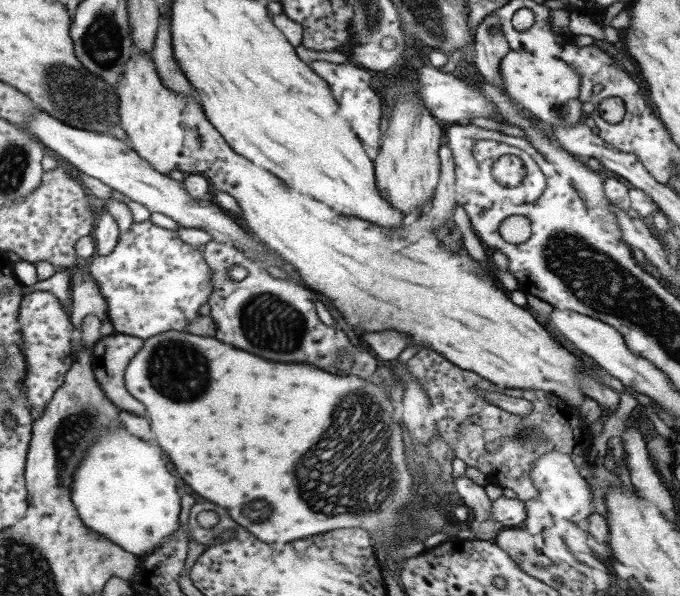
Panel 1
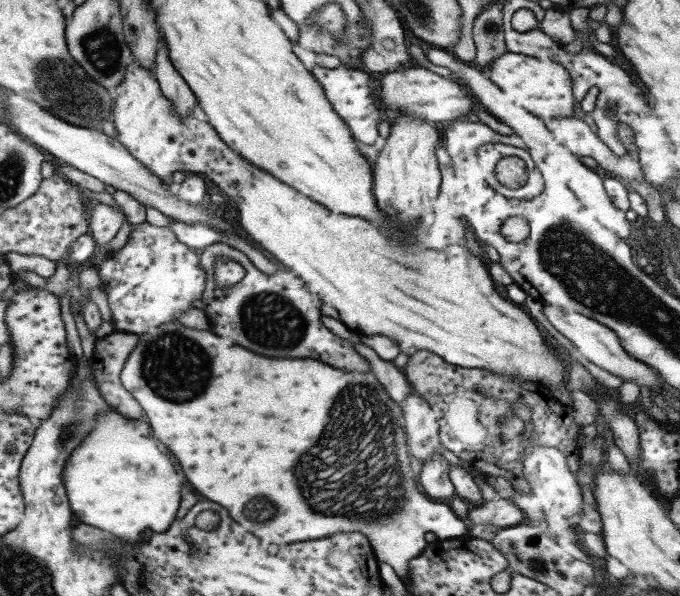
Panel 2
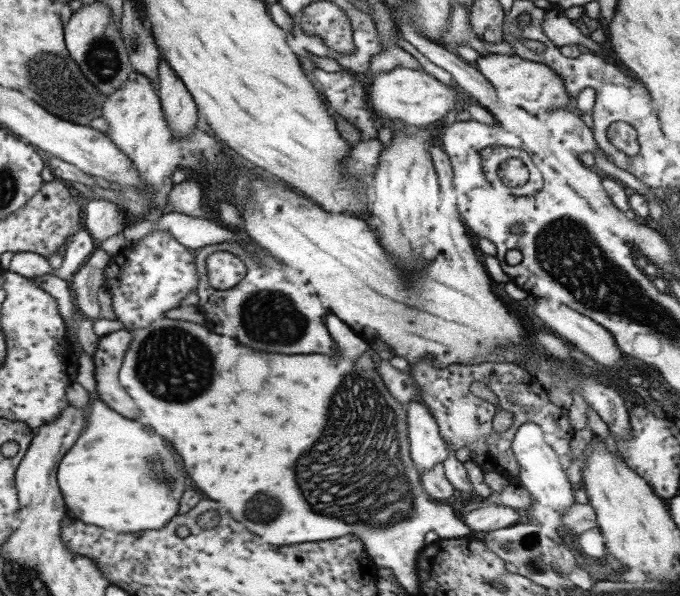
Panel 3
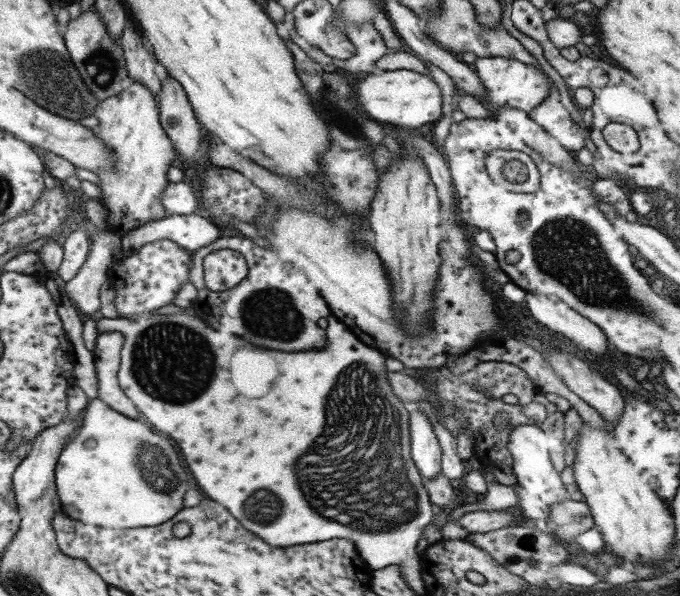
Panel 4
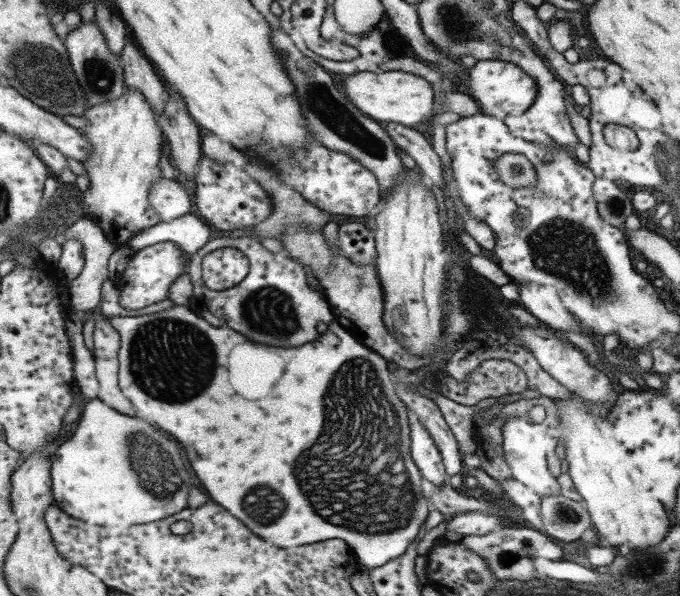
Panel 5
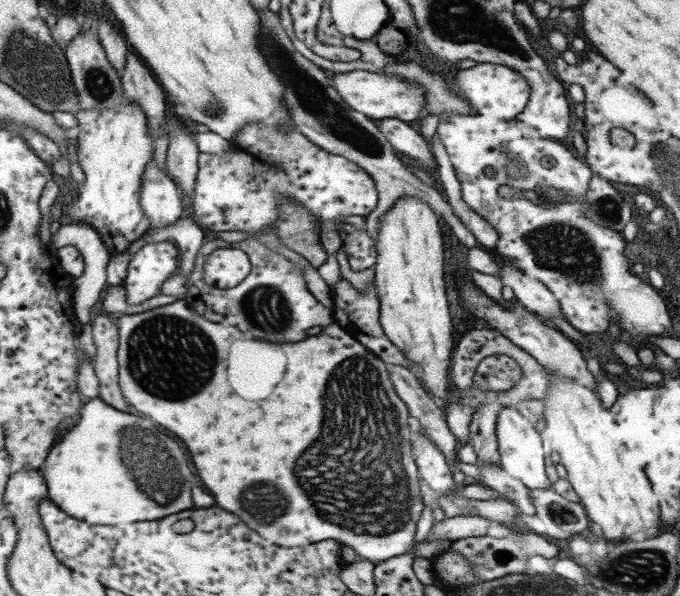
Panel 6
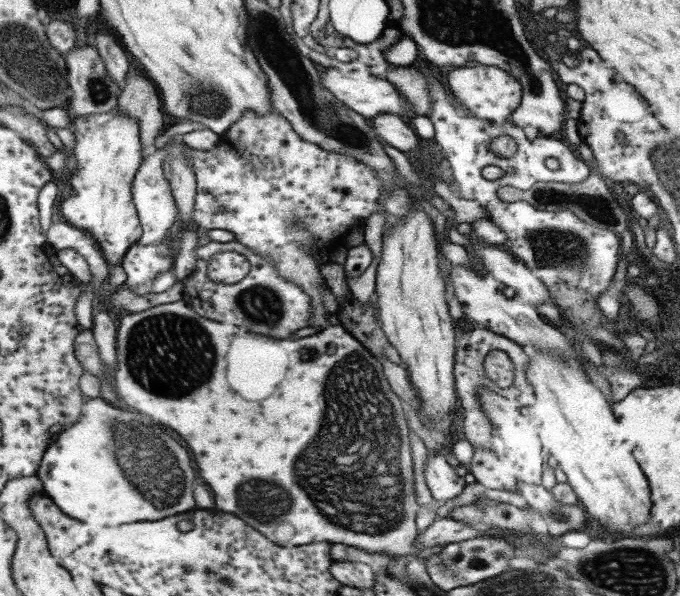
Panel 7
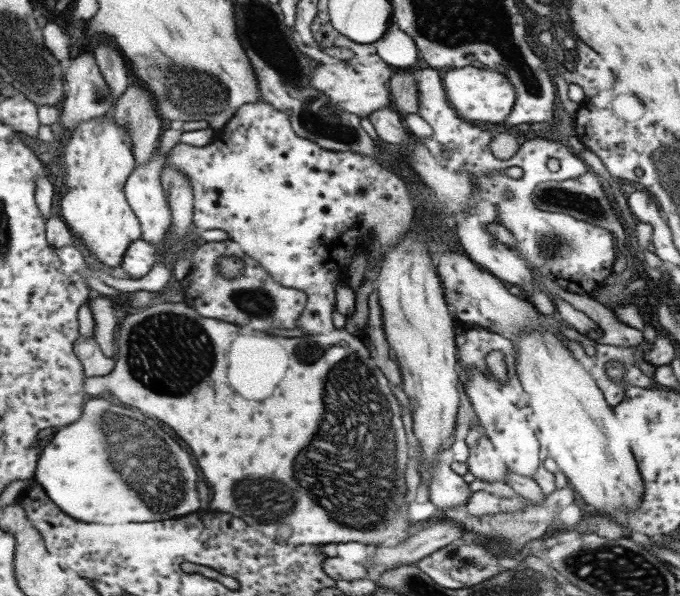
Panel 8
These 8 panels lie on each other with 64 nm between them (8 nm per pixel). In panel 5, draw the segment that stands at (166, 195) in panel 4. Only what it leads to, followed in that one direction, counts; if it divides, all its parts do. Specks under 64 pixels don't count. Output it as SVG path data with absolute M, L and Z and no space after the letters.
M165 177L154 182L149 195L150 205L160 215L160 221L169 221L188 214L195 207L192 200L193 197L182 181Z

